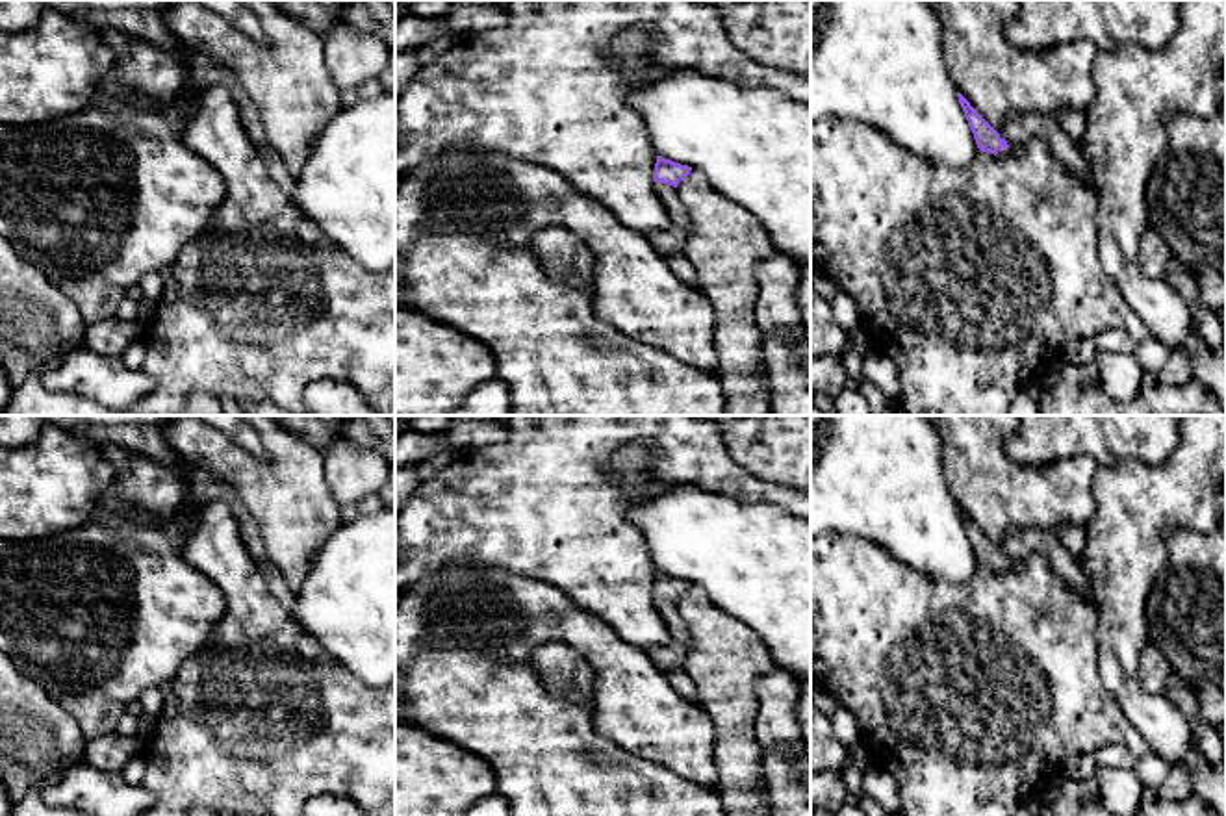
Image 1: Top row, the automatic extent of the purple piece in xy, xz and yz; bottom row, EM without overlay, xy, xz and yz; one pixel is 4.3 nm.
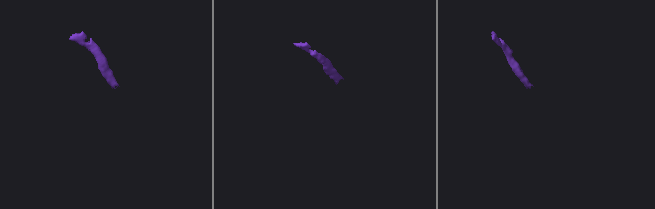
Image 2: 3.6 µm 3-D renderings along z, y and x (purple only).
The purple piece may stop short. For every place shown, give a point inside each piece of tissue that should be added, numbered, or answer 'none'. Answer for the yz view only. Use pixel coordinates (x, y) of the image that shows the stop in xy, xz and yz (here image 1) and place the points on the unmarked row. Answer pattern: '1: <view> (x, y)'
1: yz (1022, 542)

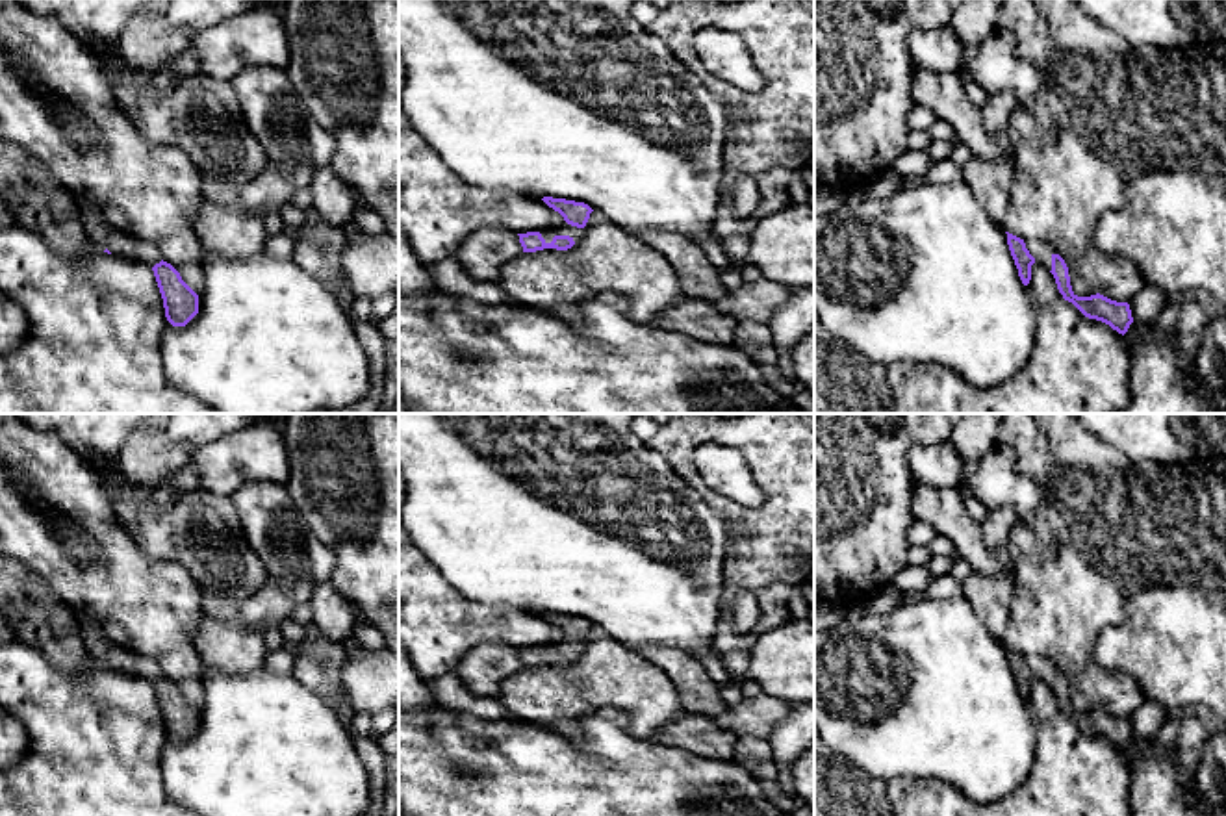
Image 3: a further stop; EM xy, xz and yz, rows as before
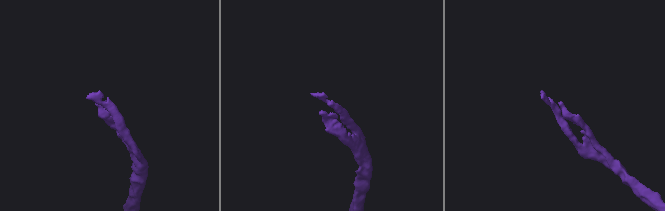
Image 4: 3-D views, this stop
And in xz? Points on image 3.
1: xz (566, 644)

